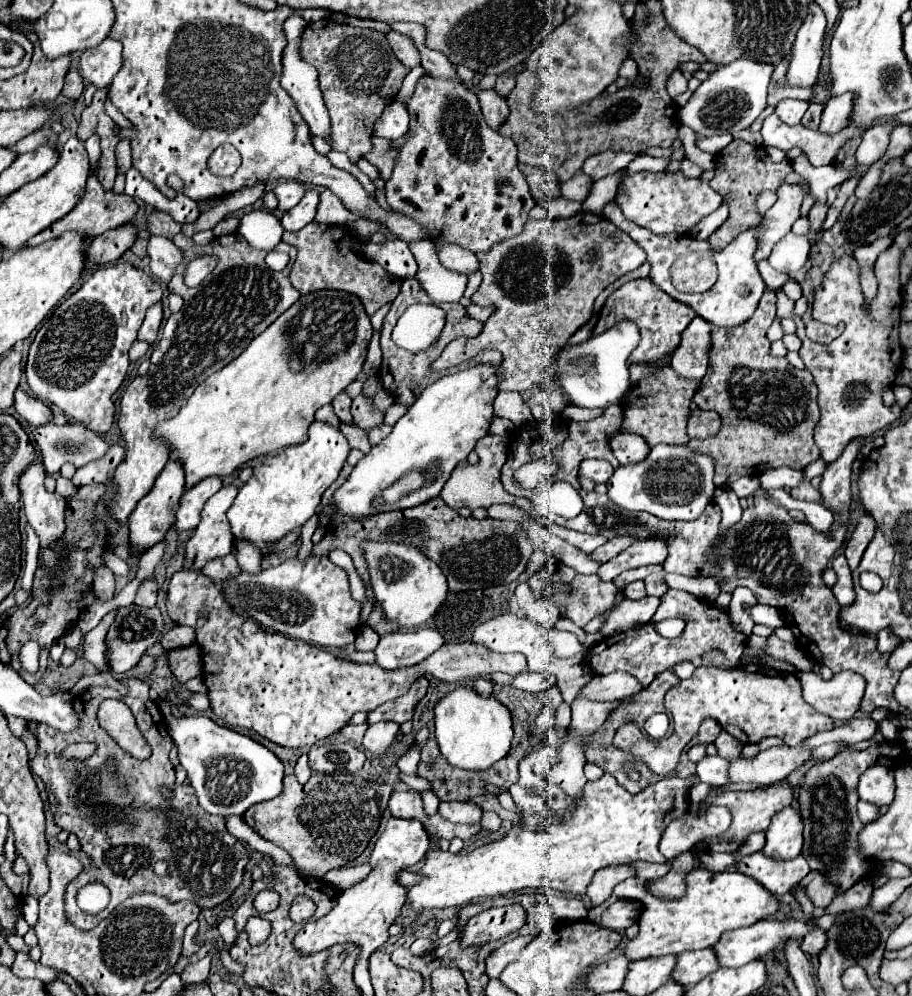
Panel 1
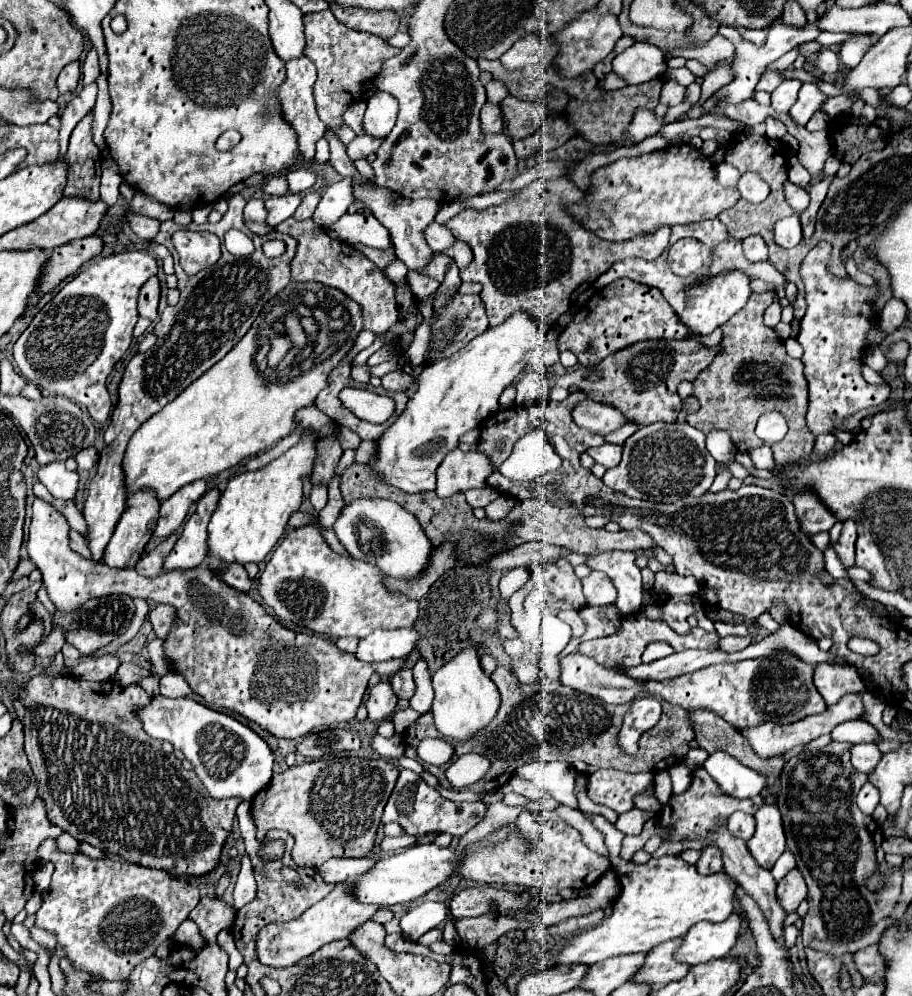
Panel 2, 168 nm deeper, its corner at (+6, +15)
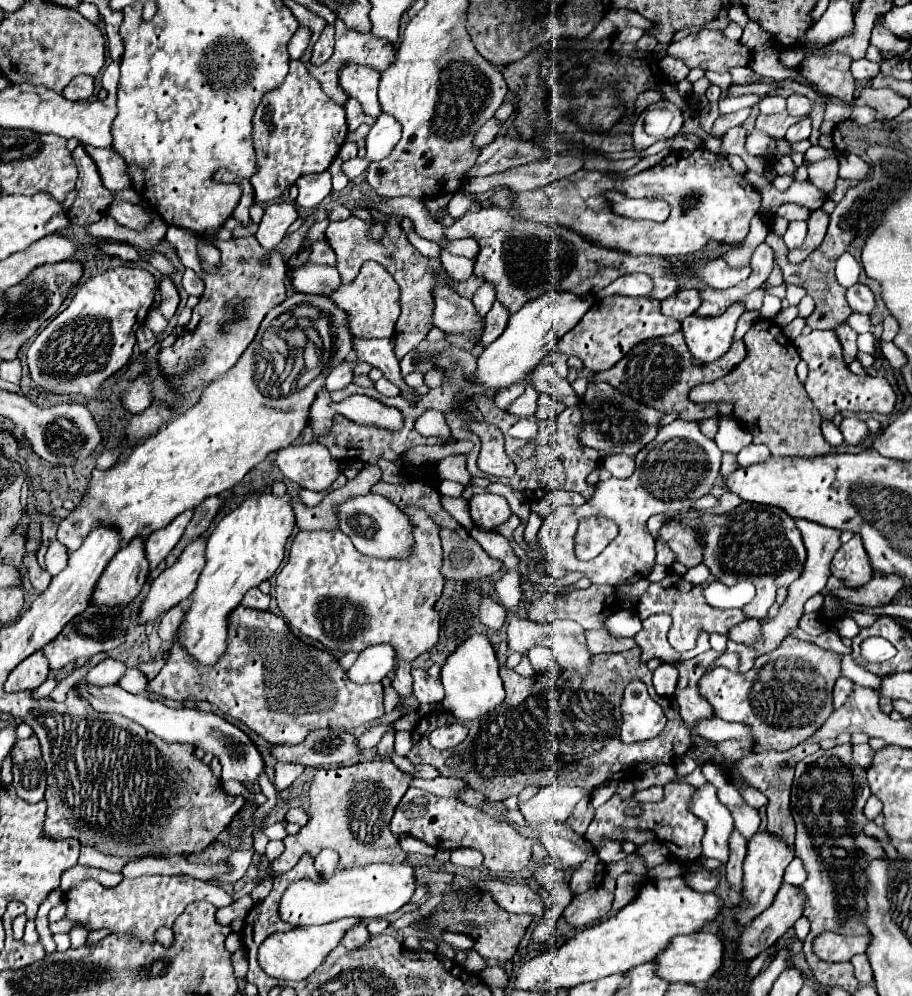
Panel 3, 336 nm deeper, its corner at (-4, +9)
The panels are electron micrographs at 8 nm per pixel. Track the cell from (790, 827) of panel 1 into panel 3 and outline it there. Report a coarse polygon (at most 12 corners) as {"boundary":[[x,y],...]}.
{"boundary":[[773,832],[749,840],[743,862],[747,924],[771,906],[793,846]]}

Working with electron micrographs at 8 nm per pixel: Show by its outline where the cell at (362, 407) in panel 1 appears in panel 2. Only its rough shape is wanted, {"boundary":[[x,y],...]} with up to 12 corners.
{"boundary":[[351,366],[351,376],[359,384],[367,384],[371,378],[367,366]]}

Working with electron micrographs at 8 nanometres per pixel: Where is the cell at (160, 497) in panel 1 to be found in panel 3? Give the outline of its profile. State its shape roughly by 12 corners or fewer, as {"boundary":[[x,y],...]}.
{"boundary":[[145,538],[109,562],[91,602],[133,602],[149,578]]}

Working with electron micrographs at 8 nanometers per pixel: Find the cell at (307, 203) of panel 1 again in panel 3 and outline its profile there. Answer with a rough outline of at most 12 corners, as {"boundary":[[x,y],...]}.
{"boundary":[[291,202],[267,206],[257,230],[265,248],[275,248],[299,218]]}

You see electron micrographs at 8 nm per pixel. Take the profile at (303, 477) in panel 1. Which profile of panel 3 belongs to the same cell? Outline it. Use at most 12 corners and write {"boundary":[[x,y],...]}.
{"boundary":[[289,492],[247,496],[207,540],[175,634],[201,664],[271,578],[295,528]]}

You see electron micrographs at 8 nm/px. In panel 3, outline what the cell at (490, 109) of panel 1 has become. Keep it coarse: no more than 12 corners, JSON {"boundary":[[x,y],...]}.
{"boundary":[[497,136],[481,150],[471,176],[487,176],[539,160],[535,144]]}

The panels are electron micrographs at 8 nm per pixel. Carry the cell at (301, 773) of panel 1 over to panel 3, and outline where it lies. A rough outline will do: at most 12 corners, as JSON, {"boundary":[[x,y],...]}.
{"boundary":[[279,762],[275,788],[285,790],[303,770],[301,764]]}

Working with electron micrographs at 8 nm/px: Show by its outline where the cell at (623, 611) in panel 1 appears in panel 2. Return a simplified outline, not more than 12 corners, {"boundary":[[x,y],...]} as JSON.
{"boundary":[[657,572],[659,594],[699,594],[693,576]]}

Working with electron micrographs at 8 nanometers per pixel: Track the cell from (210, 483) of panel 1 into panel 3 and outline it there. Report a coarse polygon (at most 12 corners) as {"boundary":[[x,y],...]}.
{"boundary":[[185,510],[169,526],[145,542],[151,570],[181,540],[193,510]]}

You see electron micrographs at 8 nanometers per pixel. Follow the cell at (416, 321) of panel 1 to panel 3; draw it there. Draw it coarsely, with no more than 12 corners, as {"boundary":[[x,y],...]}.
{"boundary":[[412,220],[400,224],[409,242],[428,258],[440,258],[439,245],[421,238]]}

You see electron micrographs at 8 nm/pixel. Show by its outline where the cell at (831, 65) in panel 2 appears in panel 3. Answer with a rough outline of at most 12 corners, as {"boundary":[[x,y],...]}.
{"boundary":[[867,58],[853,60],[851,74],[855,80],[871,80],[879,66]]}

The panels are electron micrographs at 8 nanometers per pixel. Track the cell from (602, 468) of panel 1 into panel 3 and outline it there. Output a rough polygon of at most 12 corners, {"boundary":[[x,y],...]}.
{"boundary":[[609,454],[603,468],[615,478],[629,478],[635,458],[627,454]]}

